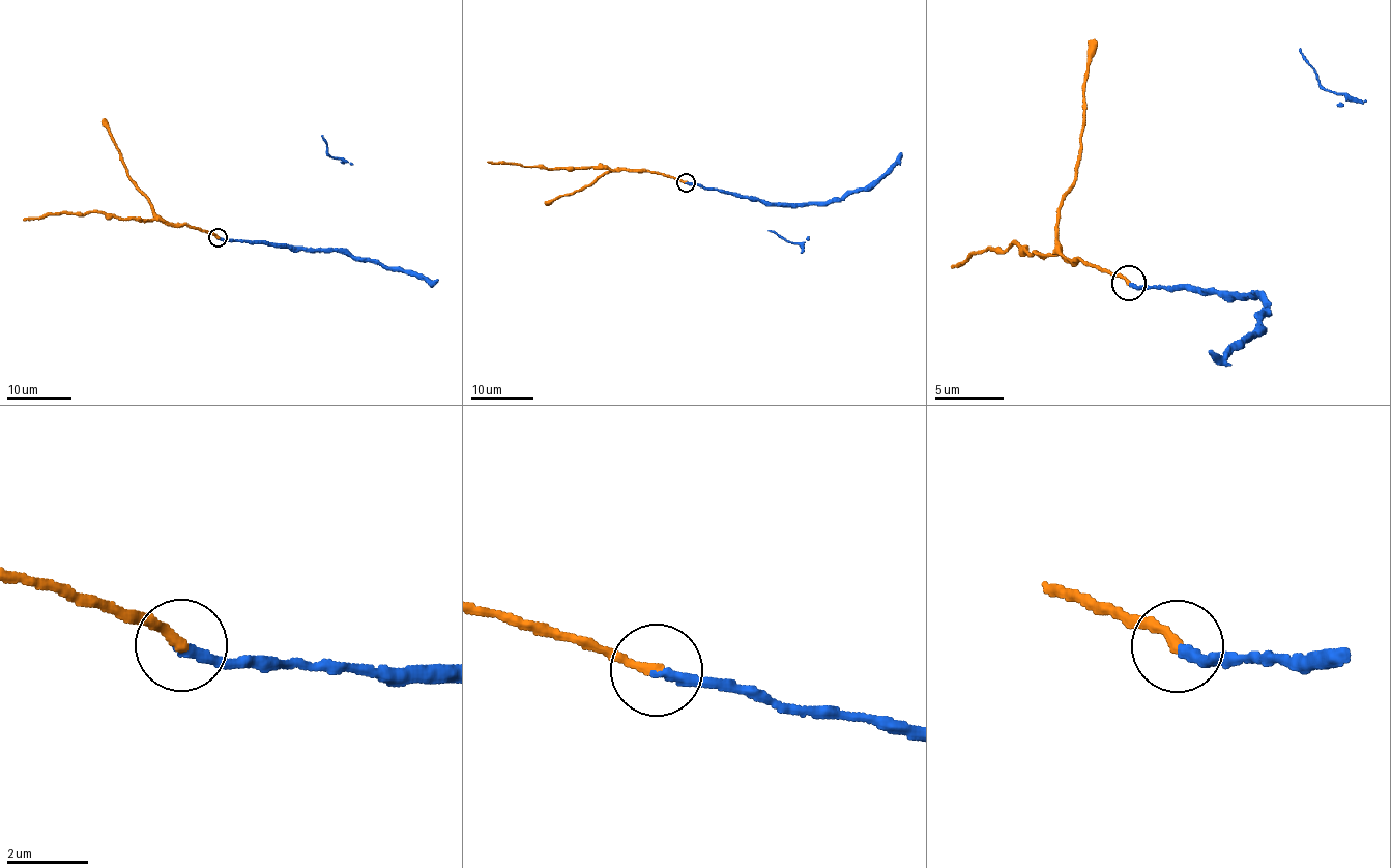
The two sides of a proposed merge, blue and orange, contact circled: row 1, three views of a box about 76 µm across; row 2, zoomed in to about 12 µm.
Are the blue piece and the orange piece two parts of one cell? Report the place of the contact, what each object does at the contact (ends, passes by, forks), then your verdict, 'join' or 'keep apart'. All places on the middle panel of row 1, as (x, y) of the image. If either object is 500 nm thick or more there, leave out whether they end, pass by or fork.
place (686, 182); blue ends; orange ends; join

